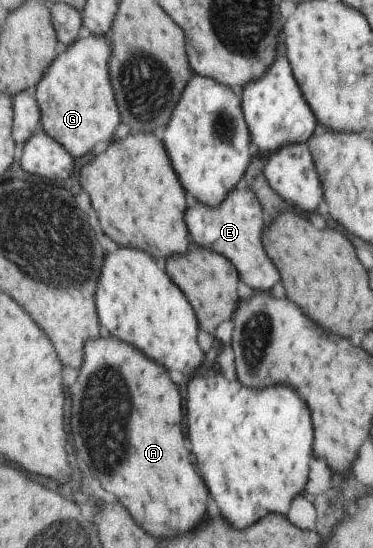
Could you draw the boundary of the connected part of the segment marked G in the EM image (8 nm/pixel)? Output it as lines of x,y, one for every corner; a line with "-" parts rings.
91,35
59,55
35,94
43,109
42,130
68,148
76,158
86,157
100,143
110,143
122,125
120,105
112,87
110,65
114,48
109,37

